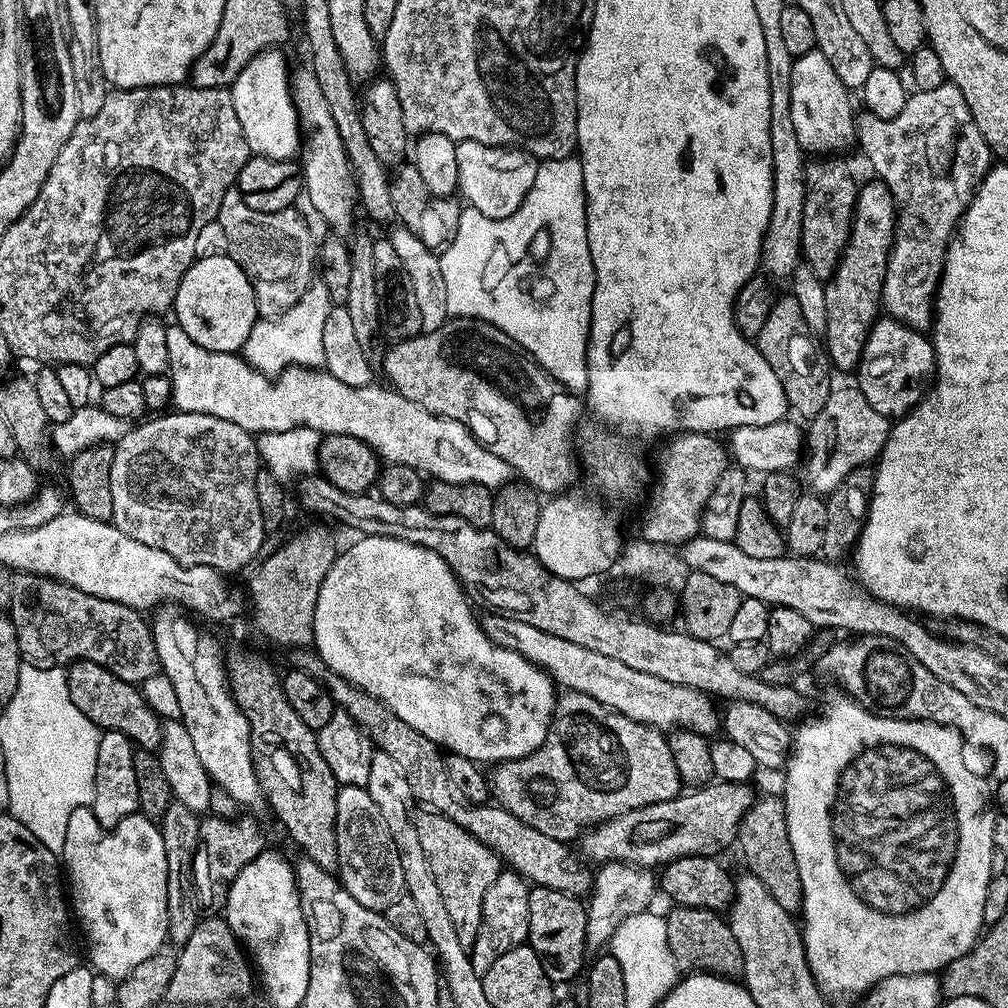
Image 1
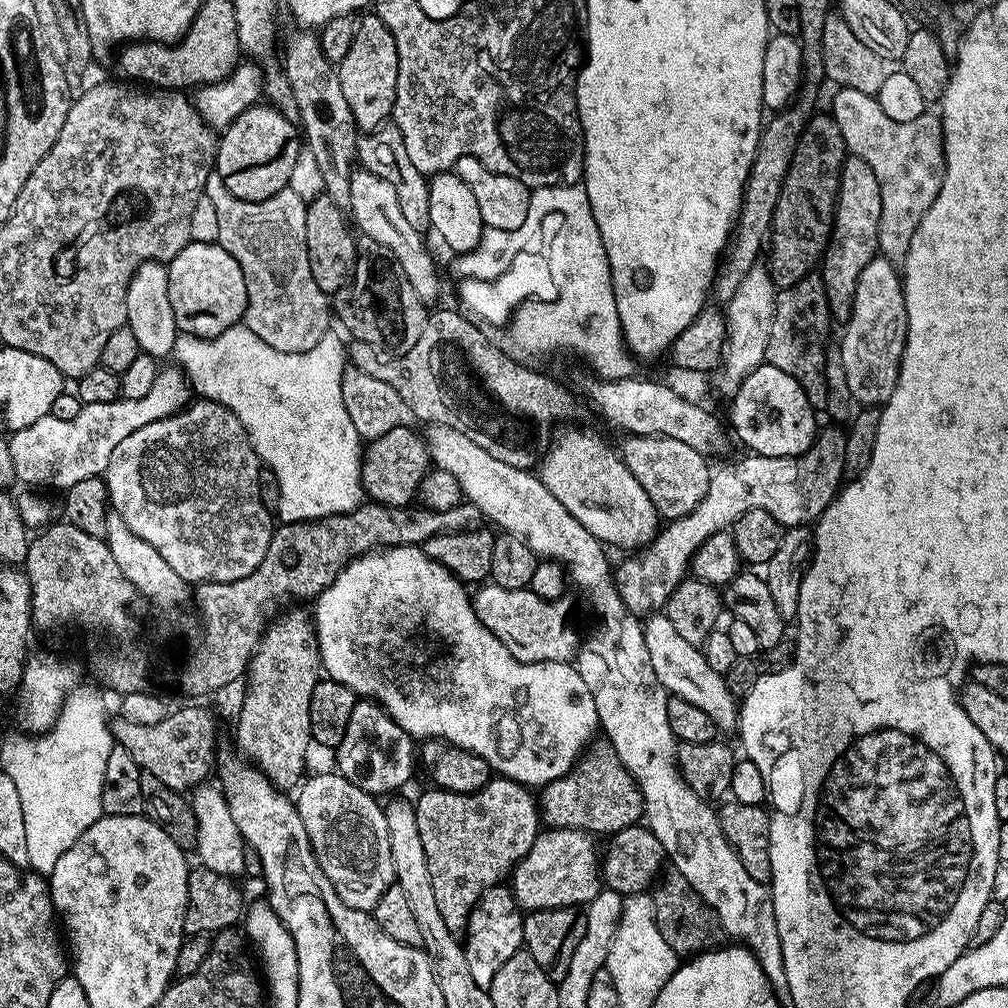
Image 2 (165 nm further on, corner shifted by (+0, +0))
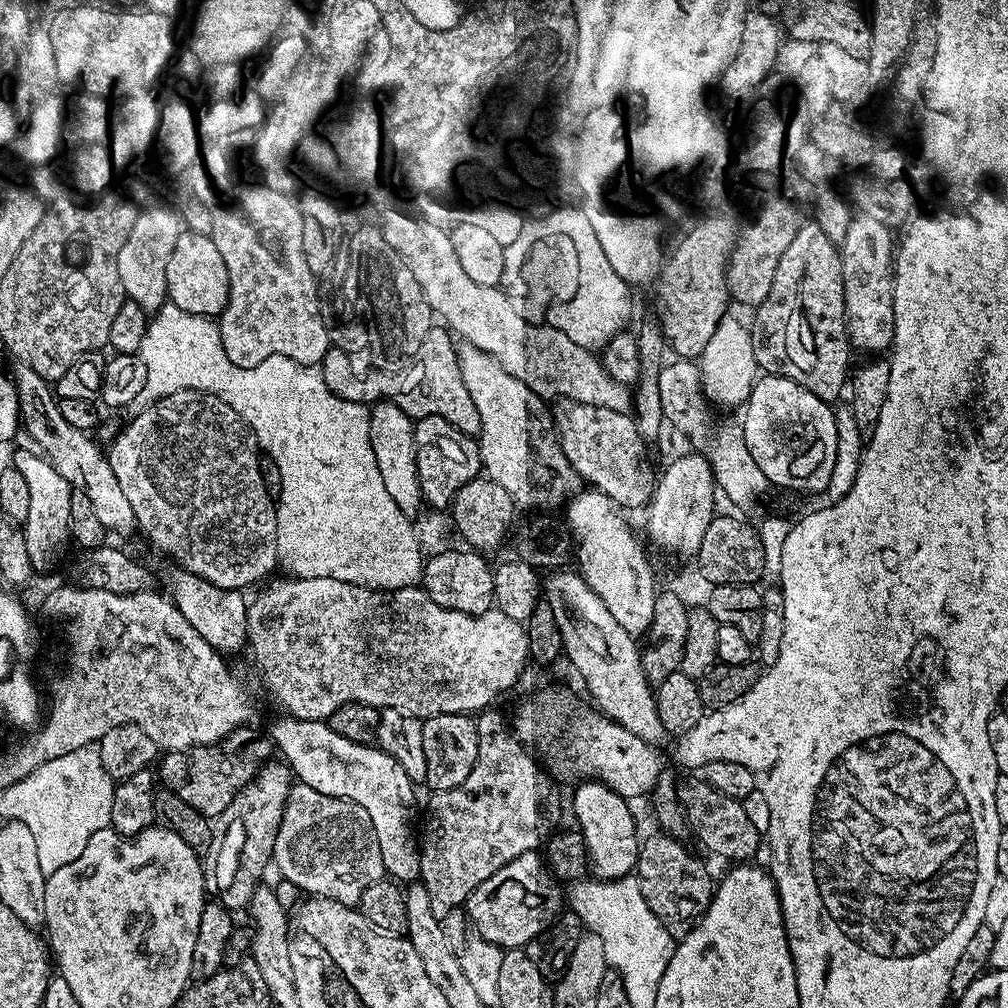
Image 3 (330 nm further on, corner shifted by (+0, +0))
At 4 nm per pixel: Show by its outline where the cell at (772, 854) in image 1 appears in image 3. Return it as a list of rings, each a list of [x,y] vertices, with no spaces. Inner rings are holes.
[[[699,779],[692,780],[689,784],[680,784],[676,789],[676,798],[683,811],[687,827],[713,852],[728,862],[748,862],[756,851],[761,851],[762,834],[754,830],[750,818],[746,818],[743,803],[718,790],[711,788],[706,782]]]

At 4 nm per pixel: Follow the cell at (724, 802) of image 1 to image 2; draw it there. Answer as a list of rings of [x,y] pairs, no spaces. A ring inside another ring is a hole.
[[[546,828],[543,829],[539,835],[536,836],[534,845],[530,850],[523,856],[523,858],[514,867],[510,881],[513,896],[516,899],[517,904],[521,907],[523,911],[536,911],[538,909],[554,909],[554,908],[568,908],[577,906],[586,906],[590,901],[592,901],[598,893],[602,891],[602,880],[600,877],[600,856],[598,853],[598,848],[596,852],[596,846],[594,844],[595,837],[589,833],[580,830],[579,828]]]

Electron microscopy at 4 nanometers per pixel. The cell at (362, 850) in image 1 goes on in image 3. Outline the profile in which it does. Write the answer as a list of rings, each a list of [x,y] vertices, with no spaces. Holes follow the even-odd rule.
[[[293,783],[286,810],[282,814],[282,822],[278,826],[278,834],[274,842],[271,863],[283,879],[289,880],[309,897],[325,896],[328,900],[337,900],[340,904],[359,905],[362,890],[366,886],[374,886],[374,882],[385,879],[386,873],[379,849],[378,838],[375,837],[371,818],[362,806],[342,797],[327,797],[317,790],[302,783]]]

